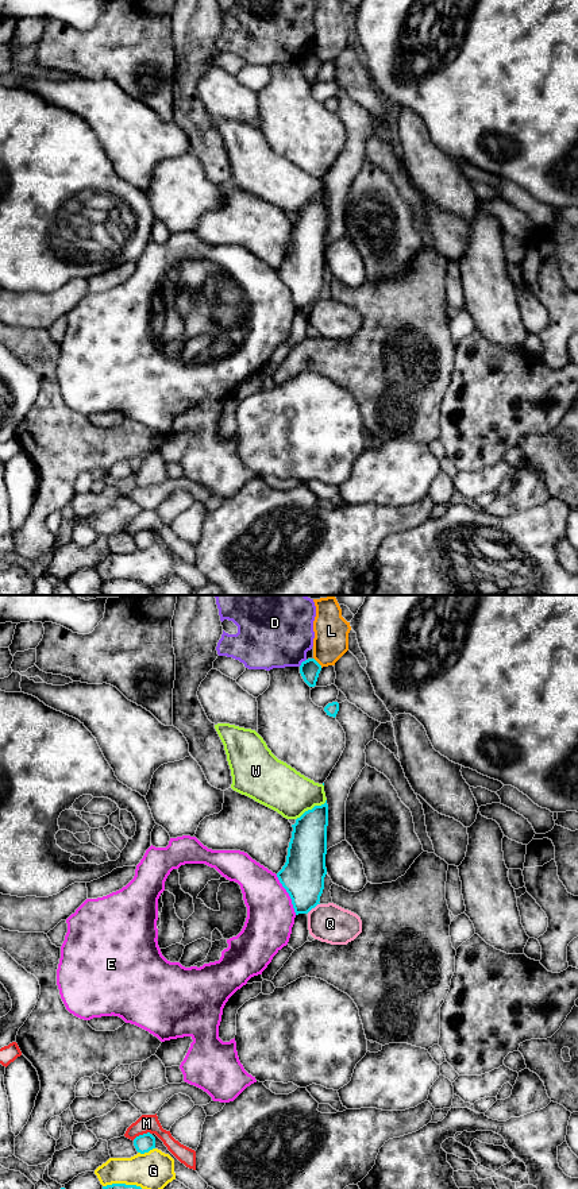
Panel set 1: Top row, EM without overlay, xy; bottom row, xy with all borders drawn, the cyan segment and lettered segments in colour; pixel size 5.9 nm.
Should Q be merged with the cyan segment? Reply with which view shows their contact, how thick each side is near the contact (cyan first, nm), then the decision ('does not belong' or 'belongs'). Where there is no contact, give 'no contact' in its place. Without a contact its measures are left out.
contact in xy; calibres 260 and 220 nm; does not belong

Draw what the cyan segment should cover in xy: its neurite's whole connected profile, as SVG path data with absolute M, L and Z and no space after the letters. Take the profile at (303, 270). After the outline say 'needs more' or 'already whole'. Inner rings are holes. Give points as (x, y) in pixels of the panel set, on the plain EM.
M328 200L315 201L292 220L286 258L277 269L292 294L296 310L308 309L320 300L327 270Z | already whole

